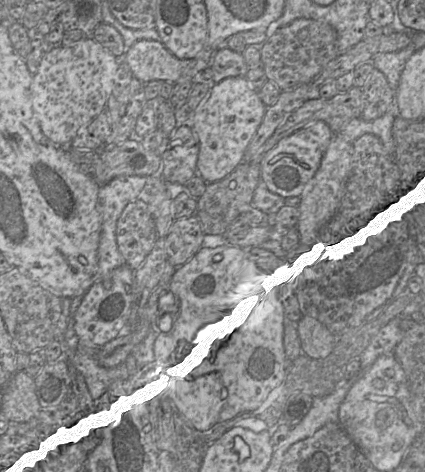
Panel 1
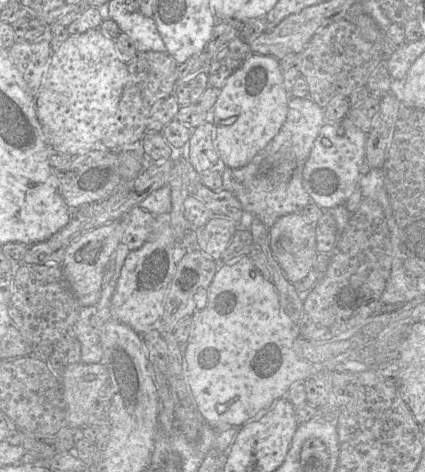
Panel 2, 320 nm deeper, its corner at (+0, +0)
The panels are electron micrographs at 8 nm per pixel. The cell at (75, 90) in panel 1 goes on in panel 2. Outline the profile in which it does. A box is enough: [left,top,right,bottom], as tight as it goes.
[36,28,127,156]

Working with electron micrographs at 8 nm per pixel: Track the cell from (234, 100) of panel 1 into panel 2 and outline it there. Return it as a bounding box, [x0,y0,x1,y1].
[213,53,288,167]

